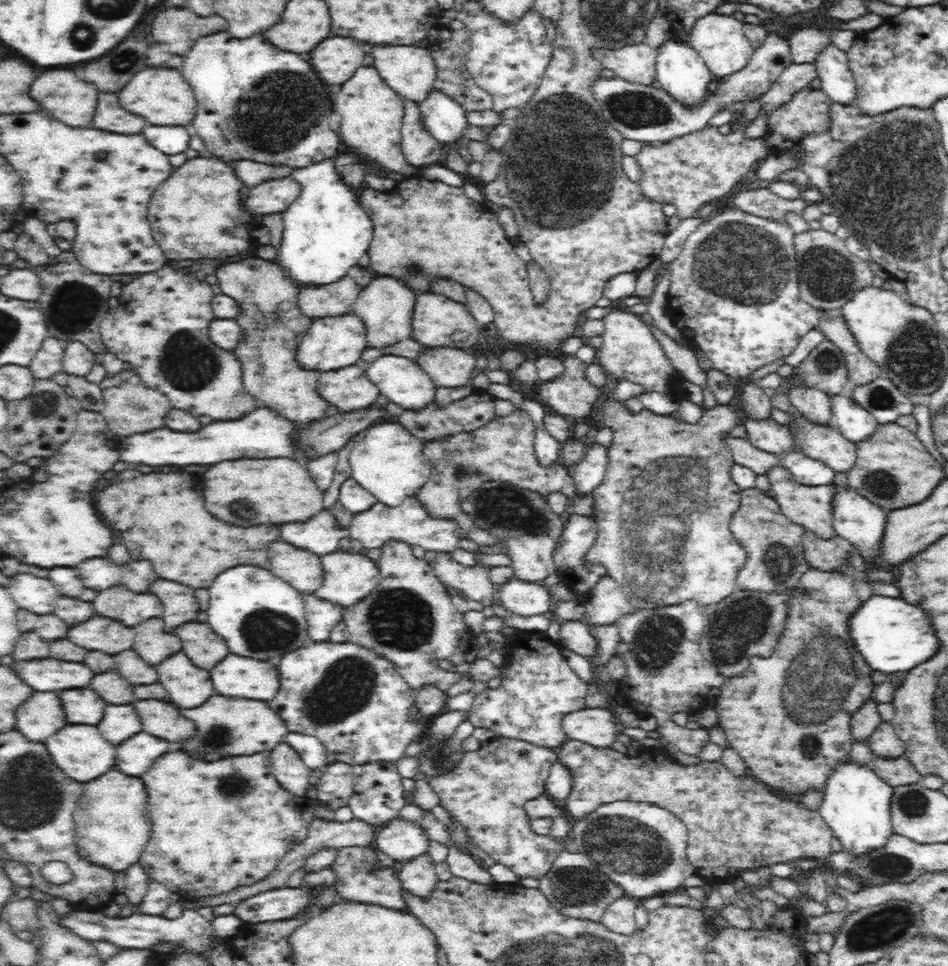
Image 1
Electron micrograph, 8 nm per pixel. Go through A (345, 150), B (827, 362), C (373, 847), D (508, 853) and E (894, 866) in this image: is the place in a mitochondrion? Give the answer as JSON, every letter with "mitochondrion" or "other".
{"A":"other","B":"mitochondrion","C":"other","D":"other","E":"mitochondrion"}

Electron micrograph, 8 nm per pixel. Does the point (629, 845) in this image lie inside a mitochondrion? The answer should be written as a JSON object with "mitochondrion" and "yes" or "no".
{"mitochondrion":"yes"}

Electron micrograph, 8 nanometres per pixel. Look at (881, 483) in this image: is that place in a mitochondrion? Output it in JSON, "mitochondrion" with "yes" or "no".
{"mitochondrion":"yes"}

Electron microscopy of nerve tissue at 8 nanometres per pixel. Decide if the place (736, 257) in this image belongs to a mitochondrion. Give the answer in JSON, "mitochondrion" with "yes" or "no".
{"mitochondrion":"yes"}

